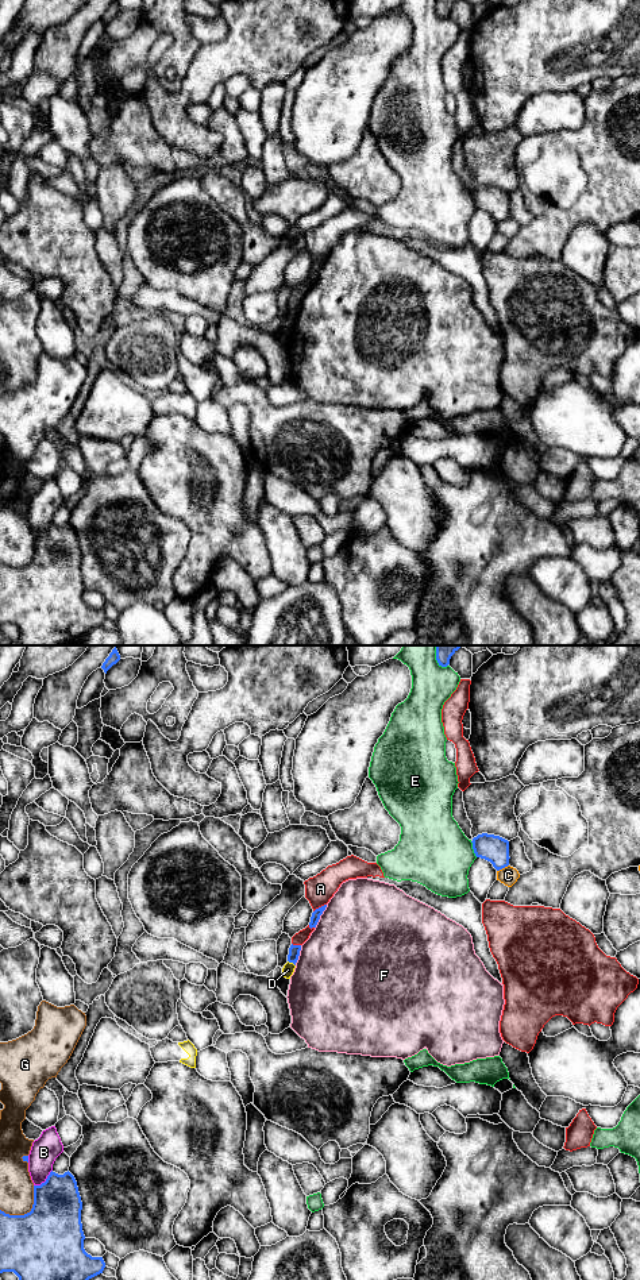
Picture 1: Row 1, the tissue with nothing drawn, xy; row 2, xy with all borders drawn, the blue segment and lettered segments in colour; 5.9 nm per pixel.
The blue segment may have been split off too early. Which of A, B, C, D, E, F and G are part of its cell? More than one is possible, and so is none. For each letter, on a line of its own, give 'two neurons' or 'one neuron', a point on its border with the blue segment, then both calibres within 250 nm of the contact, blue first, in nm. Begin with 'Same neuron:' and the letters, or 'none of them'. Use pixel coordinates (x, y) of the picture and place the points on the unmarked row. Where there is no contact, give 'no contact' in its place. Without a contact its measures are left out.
Same neuron: none of them
A: two neurons | xy (319, 259) | 50/170 nm
B: two neurons | xy (46, 532) | 320/160 nm
C: two neurons | xy (502, 219) | 160/110 nm
D: two neurons | xy (292, 313) | 70/70 nm
E: two neurons | xy (474, 201) | 160/420 nm
F: two neurons | xy (319, 269) | 50/480 nm
G: two neurons | xy (27, 565) | 460/200 nm

